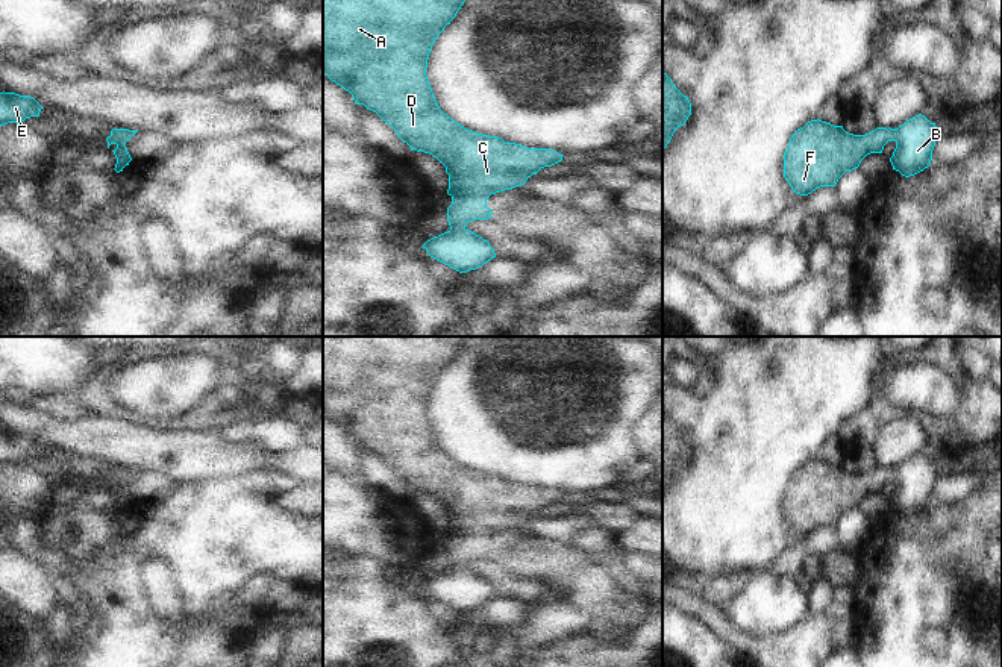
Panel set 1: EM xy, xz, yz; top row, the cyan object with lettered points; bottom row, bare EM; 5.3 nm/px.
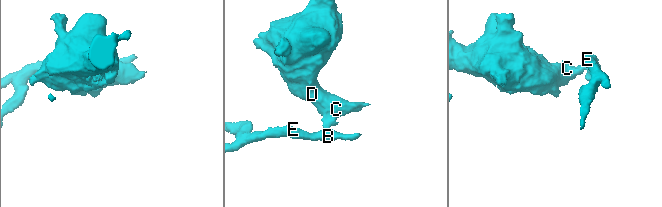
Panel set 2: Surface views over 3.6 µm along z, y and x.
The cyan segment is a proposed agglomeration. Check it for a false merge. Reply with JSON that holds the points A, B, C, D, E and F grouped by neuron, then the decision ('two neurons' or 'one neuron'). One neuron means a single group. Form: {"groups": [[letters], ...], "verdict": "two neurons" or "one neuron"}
{"groups": [["A", "C", "D", "F"], ["B", "E"]], "verdict": "two neurons"}

